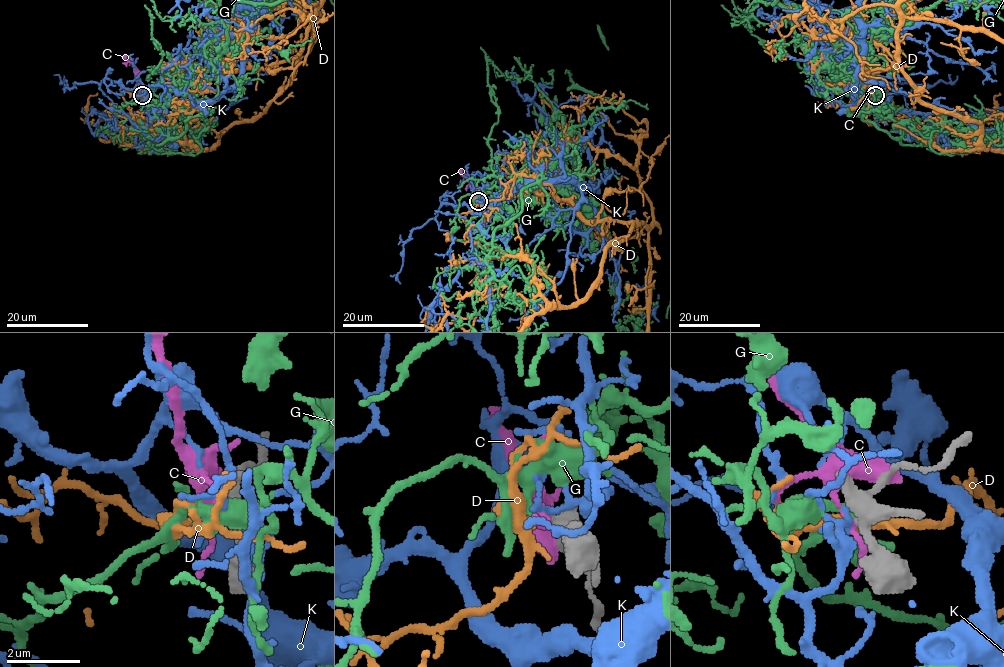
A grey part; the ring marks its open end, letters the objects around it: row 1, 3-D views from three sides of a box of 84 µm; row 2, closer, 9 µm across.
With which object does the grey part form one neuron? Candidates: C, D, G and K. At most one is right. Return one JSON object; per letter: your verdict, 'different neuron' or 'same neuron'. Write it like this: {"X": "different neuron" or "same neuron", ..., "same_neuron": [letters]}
{"C": "different neuron", "D": "different neuron", "G": "same neuron", "K": "different neuron", "same_neuron": ["G"]}

